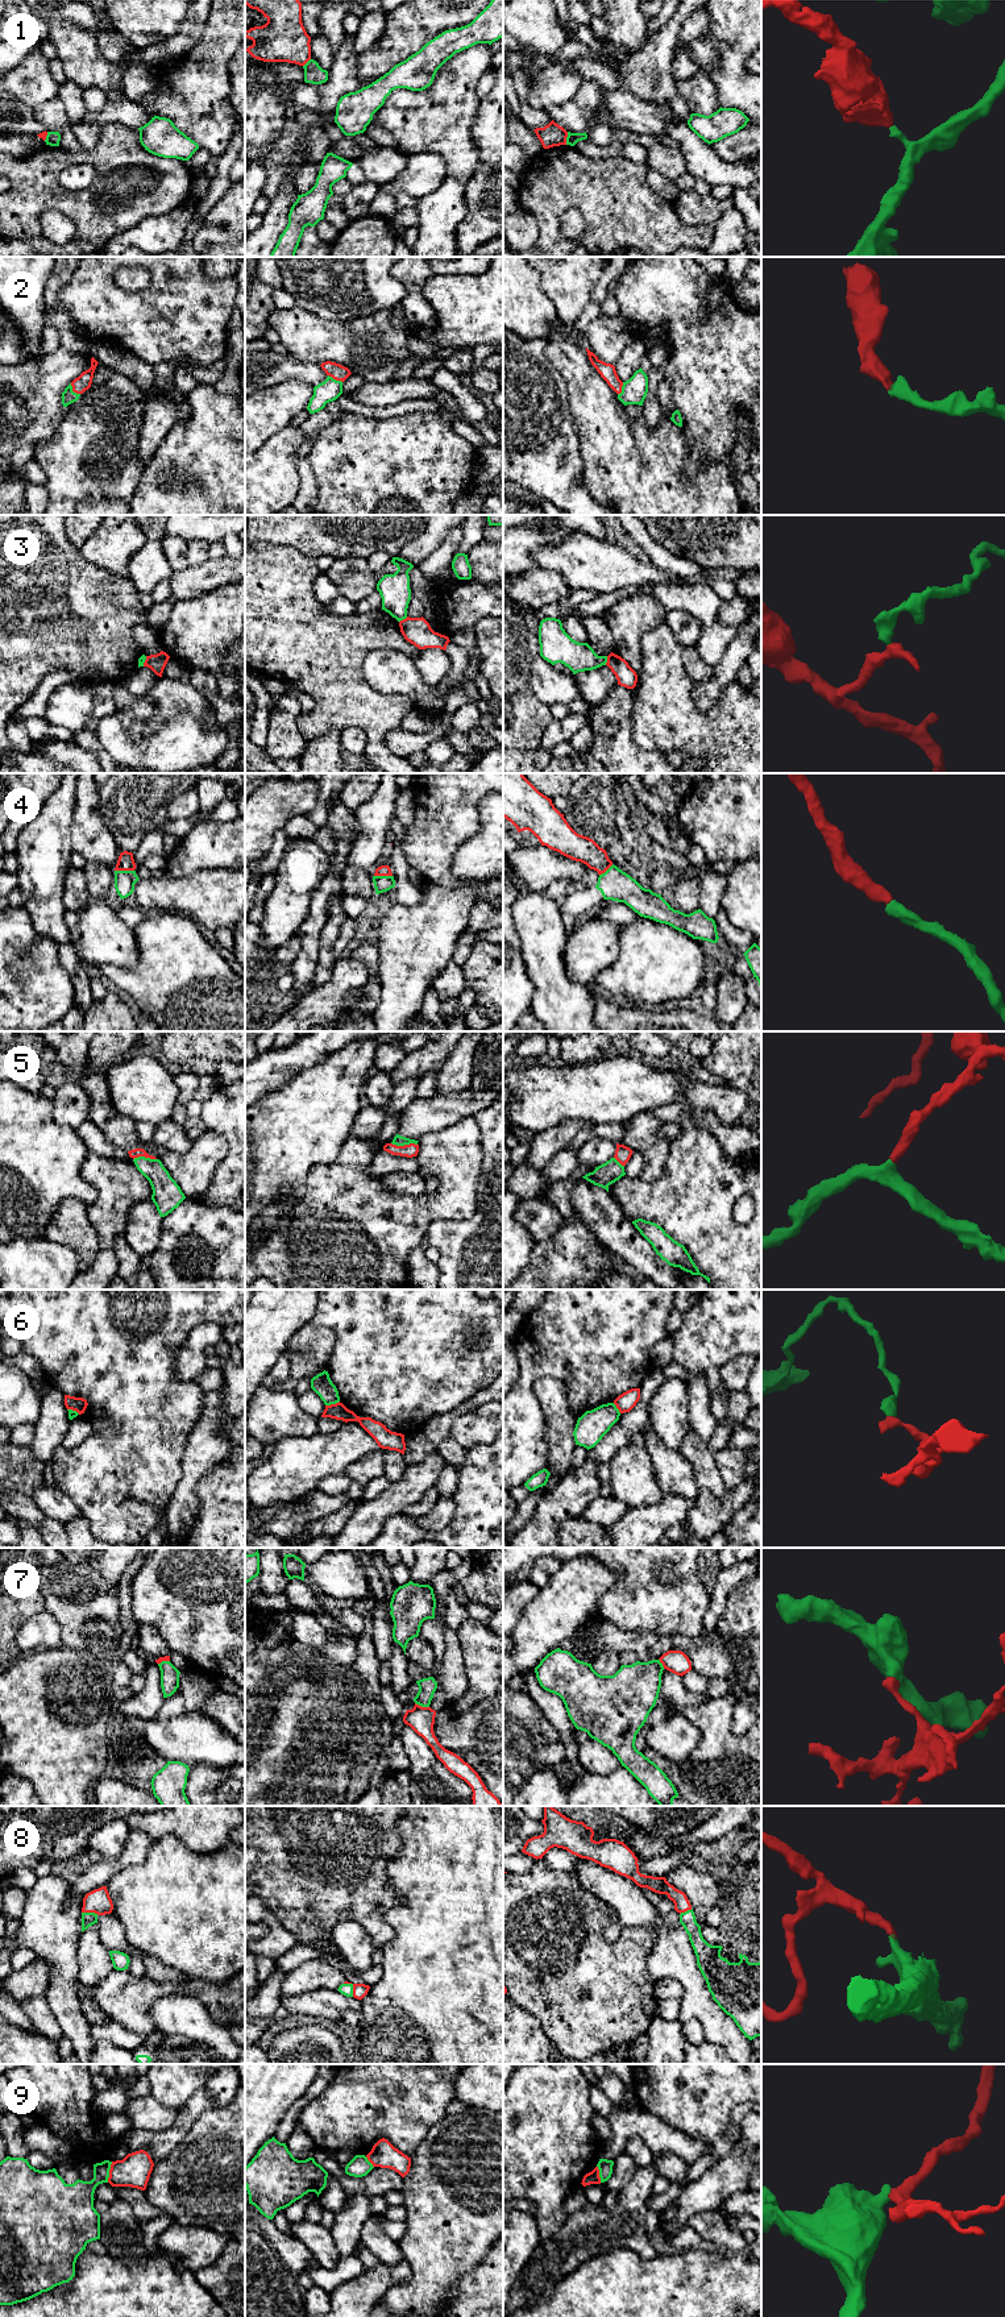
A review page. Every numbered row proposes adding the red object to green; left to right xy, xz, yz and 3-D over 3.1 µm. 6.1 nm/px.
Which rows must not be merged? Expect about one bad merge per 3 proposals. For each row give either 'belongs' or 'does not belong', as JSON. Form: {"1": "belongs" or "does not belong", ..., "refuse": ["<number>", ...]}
{"1": "does not belong", "2": "belongs", "3": "does not belong", "4": "belongs", "5": "belongs", "6": "does not belong", "7": "does not belong", "8": "belongs", "9": "does not belong", "refuse": ["1", "3", "6", "7", "9"]}

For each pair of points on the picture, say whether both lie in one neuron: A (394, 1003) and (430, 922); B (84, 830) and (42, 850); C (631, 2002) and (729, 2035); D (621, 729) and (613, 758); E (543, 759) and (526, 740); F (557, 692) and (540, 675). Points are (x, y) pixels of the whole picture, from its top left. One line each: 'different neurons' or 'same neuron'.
A: same neuron
B: different neurons
C: different neurons
D: same neuron
E: different neurons
F: same neuron

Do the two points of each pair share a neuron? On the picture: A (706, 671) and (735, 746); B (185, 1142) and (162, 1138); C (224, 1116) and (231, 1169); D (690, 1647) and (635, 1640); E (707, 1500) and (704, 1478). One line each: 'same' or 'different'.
A: different
B: same
C: same
D: same
E: different

